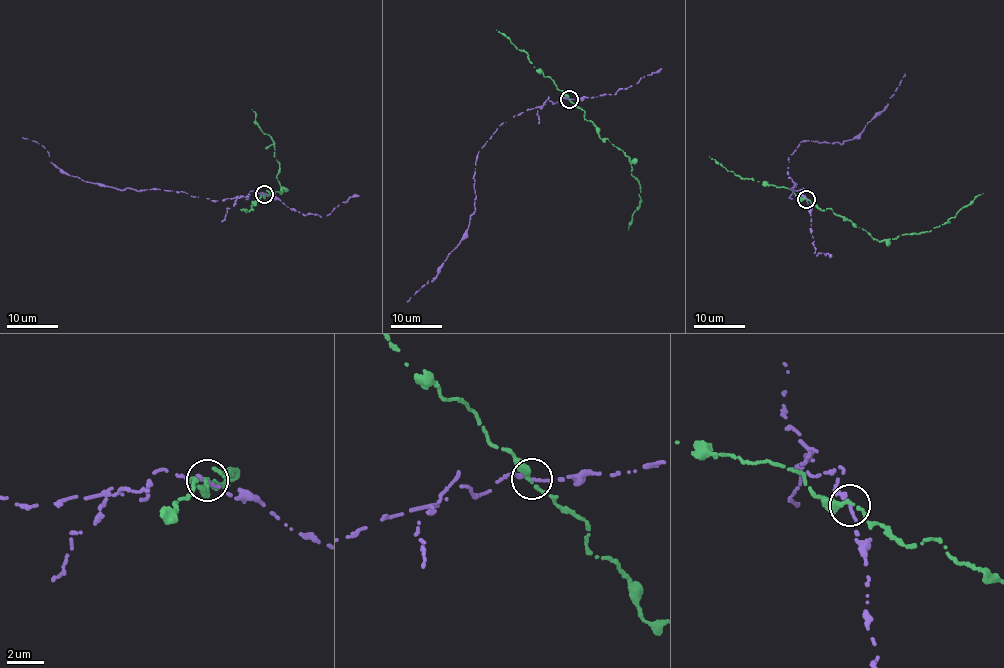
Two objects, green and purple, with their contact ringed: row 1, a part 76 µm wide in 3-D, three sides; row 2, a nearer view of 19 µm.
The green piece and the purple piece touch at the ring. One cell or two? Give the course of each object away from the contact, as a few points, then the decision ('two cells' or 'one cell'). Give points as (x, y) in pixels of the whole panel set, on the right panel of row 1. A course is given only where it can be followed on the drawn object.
course green (805, 199), (822, 209), (829, 208), (880, 241), (924, 232), (944, 224), (983, 193); course purple (806, 199), (786, 172), (788, 157), (803, 141), (842, 144), (857, 136), (885, 109), (905, 74); two cells

